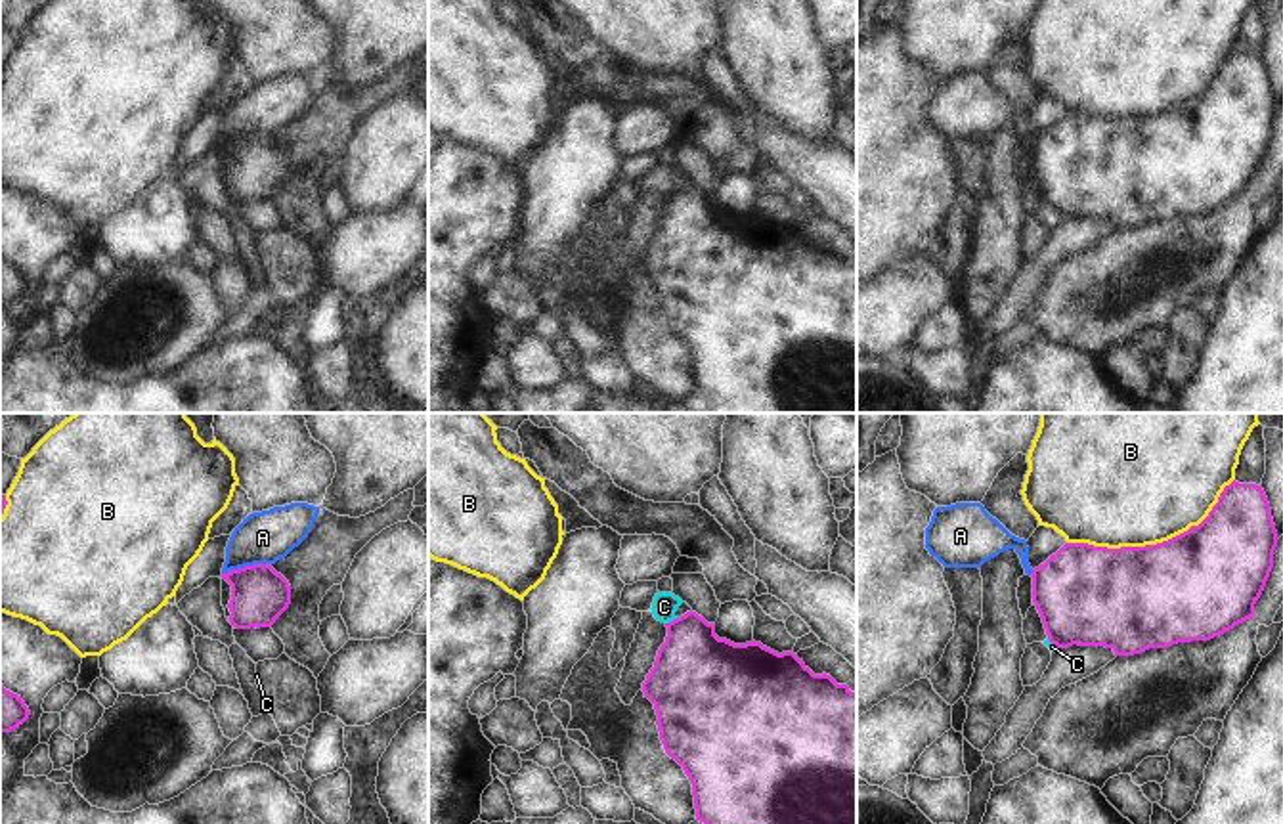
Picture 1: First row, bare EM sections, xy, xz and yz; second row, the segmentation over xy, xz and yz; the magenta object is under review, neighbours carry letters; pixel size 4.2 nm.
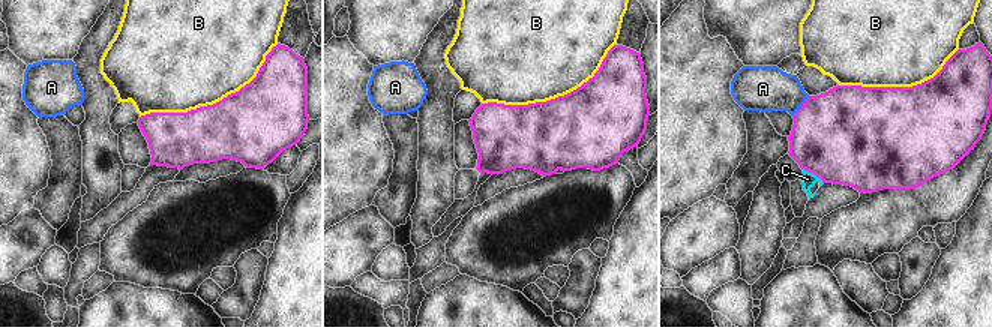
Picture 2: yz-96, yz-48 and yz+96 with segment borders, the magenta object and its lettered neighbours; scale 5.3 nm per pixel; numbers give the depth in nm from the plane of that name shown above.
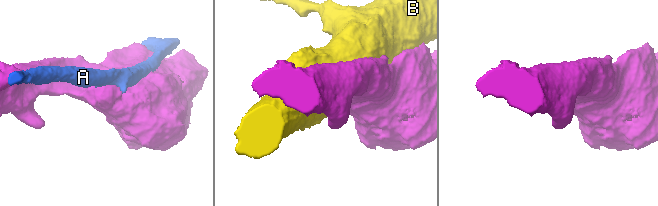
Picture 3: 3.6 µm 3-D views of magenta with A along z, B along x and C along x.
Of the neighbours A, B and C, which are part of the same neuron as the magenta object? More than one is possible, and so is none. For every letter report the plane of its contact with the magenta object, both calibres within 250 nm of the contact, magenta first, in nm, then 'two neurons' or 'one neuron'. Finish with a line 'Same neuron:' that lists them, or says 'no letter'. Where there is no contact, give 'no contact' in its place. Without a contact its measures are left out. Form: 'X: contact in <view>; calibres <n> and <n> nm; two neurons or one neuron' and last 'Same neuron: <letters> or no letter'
A: contact in xy; calibres 240 and 220 nm; two neurons
B: contact in yz; calibres 460 and 500 nm; two neurons
C: contact in xz; calibres 360 and 110 nm; two neurons
Same neuron: no letter

